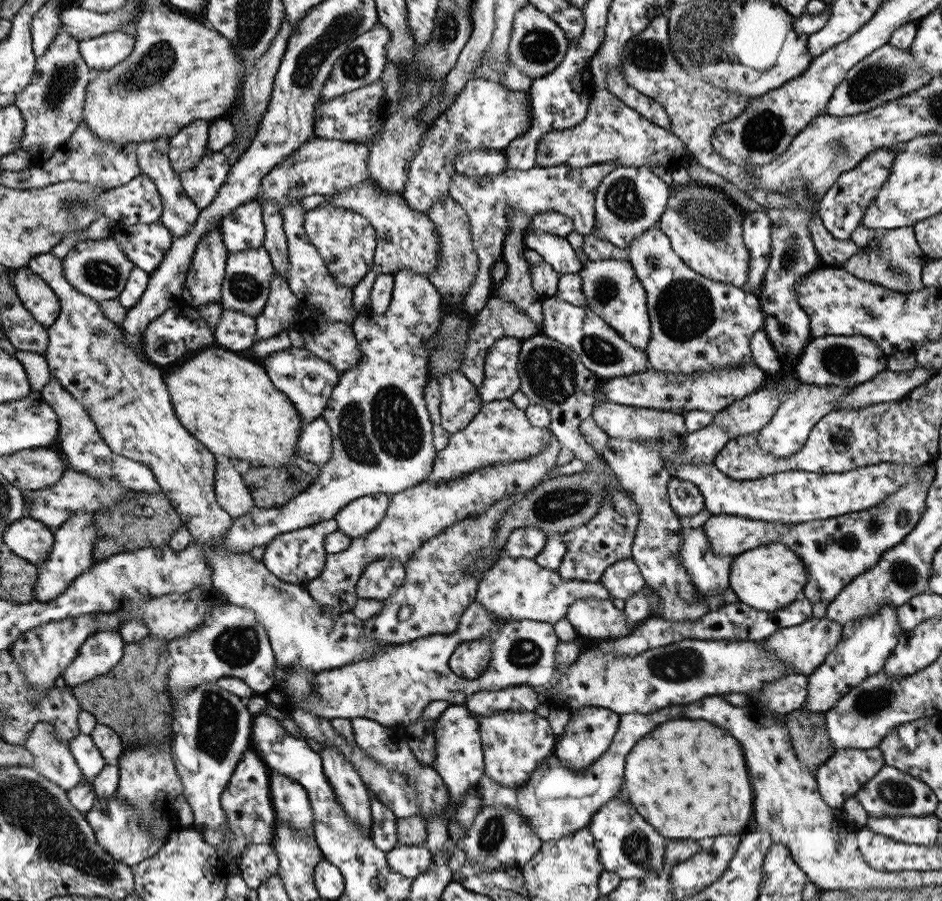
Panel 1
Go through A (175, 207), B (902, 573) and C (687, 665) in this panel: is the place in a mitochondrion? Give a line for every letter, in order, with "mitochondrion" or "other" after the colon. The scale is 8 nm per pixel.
A: other
B: mitochondrion
C: mitochondrion

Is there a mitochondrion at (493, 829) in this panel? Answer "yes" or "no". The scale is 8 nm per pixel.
yes

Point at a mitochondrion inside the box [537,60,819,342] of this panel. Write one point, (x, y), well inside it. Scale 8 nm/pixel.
(702, 218)

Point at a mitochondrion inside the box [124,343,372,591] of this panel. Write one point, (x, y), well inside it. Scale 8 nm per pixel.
(292, 480)

